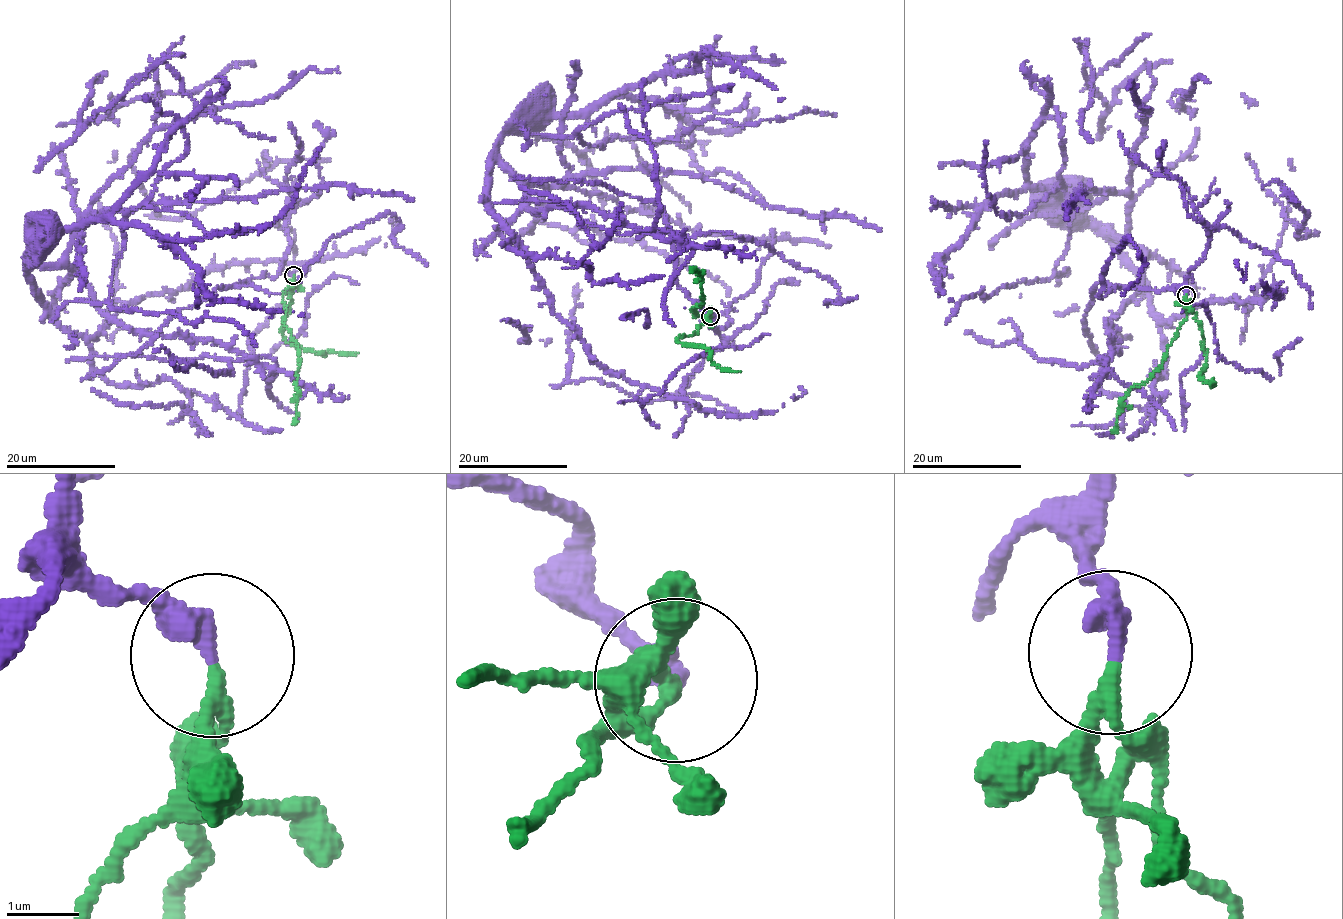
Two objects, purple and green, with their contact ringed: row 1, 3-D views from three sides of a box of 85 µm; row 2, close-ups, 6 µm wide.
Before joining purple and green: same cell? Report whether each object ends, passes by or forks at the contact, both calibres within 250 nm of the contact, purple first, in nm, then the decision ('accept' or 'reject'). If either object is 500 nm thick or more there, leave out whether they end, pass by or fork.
purple ends; green passes by; calibres 320 and 160 nm; reject

